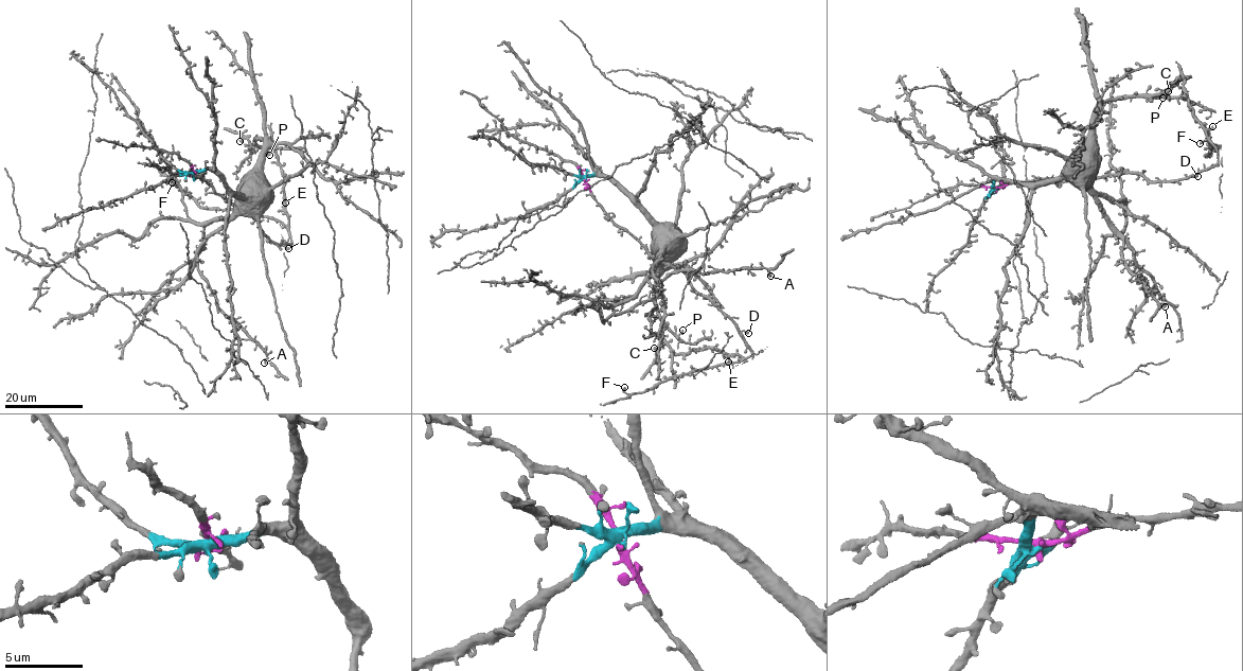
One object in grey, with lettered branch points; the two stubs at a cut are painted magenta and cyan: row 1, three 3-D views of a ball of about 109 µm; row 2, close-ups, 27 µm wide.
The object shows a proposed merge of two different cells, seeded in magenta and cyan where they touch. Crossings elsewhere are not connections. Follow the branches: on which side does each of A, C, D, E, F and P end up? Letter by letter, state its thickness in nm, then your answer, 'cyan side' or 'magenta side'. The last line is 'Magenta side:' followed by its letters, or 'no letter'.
A: 220 nm thick; cyan side
C: 380 nm thick; cyan side
D: 440 nm thick; magenta side
E: 380 nm thick; magenta side
F: 480 nm thick; magenta side
P: 480 nm thick; cyan side
Magenta side: D, E, F

